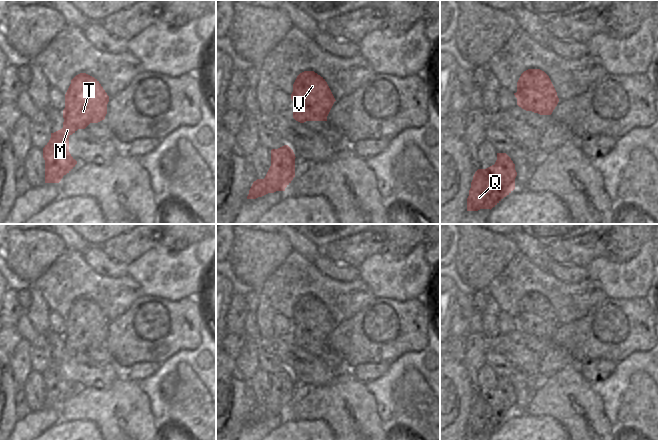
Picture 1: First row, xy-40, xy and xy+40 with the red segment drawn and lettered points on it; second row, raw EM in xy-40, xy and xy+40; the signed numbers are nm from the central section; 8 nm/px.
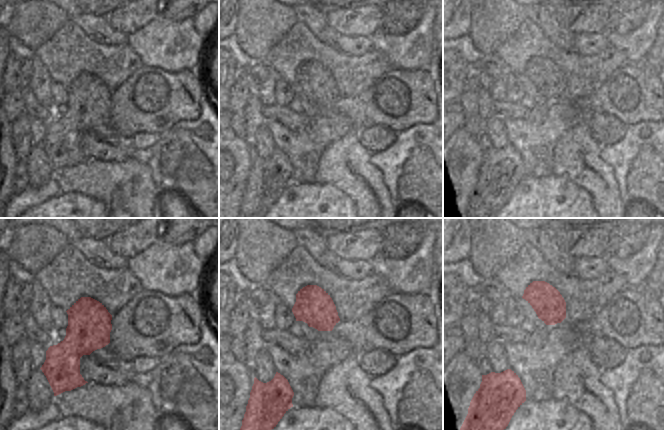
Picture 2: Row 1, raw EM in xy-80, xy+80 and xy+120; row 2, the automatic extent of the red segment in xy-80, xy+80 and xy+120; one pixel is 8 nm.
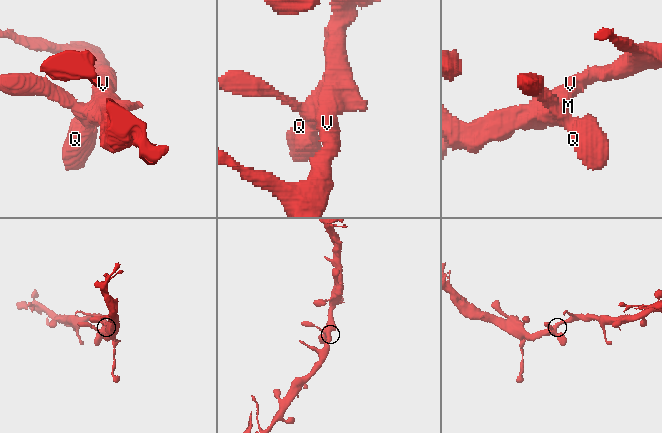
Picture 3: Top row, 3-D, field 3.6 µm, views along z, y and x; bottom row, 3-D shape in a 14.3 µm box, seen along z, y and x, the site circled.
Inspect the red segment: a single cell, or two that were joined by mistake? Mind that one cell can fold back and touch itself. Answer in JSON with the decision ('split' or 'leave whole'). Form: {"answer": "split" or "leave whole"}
{"answer": "leave whole"}

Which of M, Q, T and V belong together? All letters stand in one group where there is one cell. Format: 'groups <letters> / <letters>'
groups M Q T V

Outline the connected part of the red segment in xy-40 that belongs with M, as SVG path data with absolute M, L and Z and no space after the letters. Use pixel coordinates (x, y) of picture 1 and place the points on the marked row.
M86 74L76 75L65 94L65 108L63 110L63 128L51 133L49 142L43 148L45 160L45 183L59 183L64 175L69 173L77 161L69 152L69 136L78 129L85 129L90 123L98 123L105 119L109 96L97 79Z

